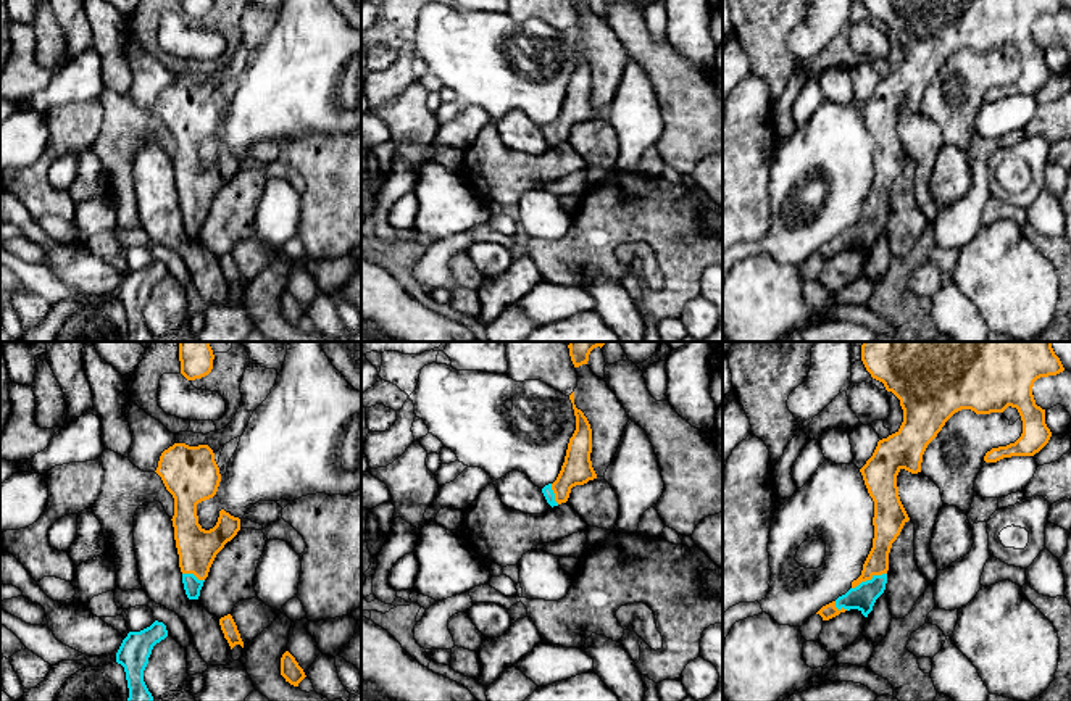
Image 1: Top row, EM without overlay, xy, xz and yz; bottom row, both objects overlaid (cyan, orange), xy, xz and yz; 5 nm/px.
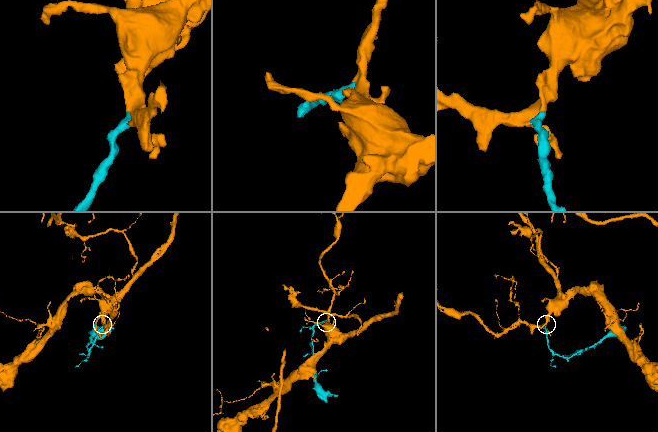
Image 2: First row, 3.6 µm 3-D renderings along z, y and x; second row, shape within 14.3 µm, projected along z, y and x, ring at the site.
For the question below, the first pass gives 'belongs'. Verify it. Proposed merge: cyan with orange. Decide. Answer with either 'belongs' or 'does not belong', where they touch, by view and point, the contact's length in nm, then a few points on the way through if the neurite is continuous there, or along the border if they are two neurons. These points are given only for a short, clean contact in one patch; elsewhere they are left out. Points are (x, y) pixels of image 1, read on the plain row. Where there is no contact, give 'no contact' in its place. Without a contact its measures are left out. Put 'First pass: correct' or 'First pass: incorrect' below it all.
belongs | yz (868, 219) | 190 nm | across yz (863, 236), (868, 219), (875, 213), (876, 202)
First pass: correct

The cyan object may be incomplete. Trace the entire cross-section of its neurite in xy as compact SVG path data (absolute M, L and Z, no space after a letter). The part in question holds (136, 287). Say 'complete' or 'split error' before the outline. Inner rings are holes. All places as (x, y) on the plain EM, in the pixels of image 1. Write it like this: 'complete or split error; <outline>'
complete; M155 259L140 271L129 271L123 279L116 301L124 306L129 337L126 342L152 342L153 335L144 321L144 309L156 282L168 276L166 264Z

